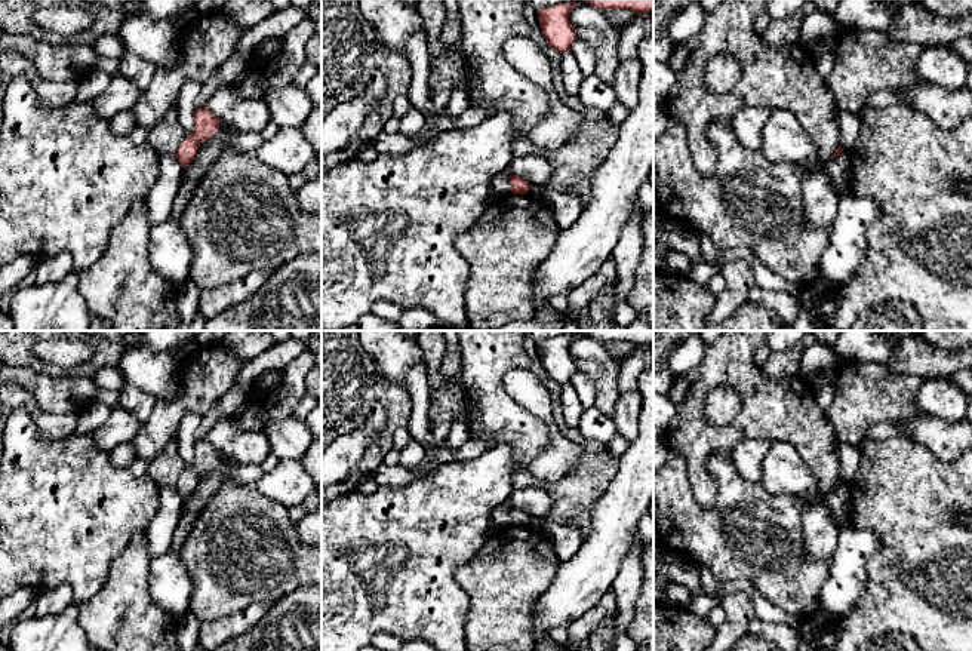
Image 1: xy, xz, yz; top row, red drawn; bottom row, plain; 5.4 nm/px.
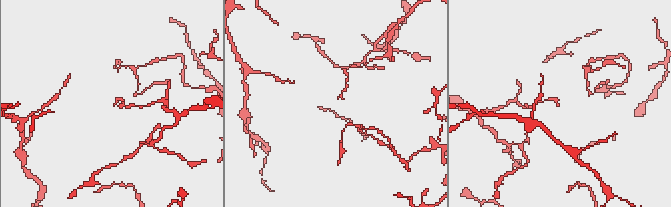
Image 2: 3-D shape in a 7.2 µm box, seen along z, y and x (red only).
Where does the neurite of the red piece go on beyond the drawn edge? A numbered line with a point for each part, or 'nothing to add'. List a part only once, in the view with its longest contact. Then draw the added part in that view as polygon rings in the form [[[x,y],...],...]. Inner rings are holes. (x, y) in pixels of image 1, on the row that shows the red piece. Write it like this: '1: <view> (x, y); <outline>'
nothing to add

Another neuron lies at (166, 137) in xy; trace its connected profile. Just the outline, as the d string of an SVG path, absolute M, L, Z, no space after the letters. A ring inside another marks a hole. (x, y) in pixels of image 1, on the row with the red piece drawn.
M172 107L164 117L150 129L147 142L162 154L176 154L185 139L185 130L178 119L178 108Z

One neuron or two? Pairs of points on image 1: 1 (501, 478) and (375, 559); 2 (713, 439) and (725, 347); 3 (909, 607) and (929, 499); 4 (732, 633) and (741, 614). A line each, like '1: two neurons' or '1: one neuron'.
1: one neuron
2: one neuron
3: one neuron
4: one neuron

